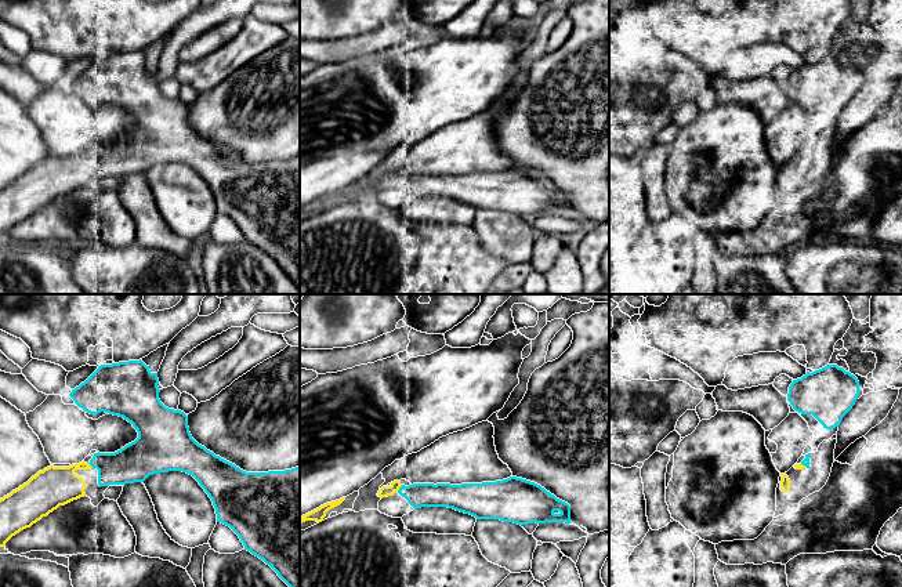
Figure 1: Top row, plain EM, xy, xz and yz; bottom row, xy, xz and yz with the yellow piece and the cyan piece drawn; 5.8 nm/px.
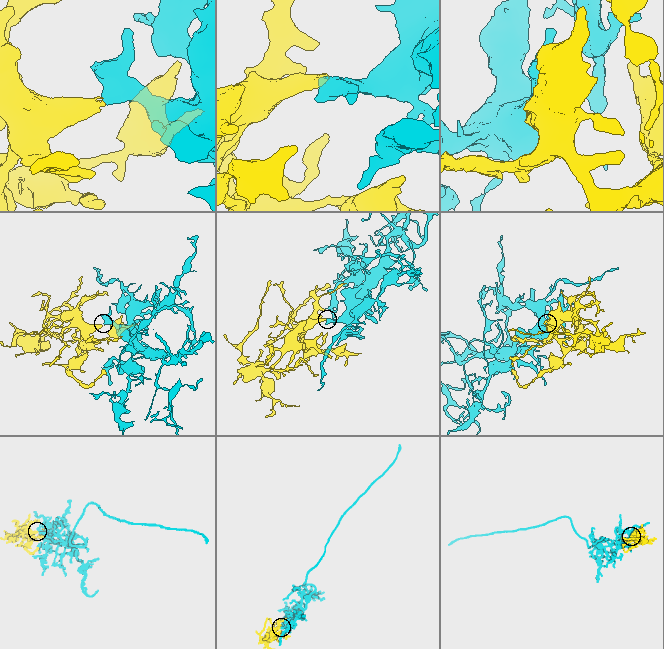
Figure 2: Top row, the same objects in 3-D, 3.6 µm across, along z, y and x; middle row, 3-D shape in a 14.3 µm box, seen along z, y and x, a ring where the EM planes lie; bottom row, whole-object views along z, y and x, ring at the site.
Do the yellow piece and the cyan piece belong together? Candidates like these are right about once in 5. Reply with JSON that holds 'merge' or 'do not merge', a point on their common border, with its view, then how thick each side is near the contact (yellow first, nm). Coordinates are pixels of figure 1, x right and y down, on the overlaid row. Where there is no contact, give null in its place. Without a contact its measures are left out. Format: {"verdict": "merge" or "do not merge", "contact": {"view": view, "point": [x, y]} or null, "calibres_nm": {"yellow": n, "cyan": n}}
{"verdict": "merge", "contact": {"view": "xz", "point": [399, 486]}, "calibres_nm": {"yellow": 60, "cyan": 140}}

